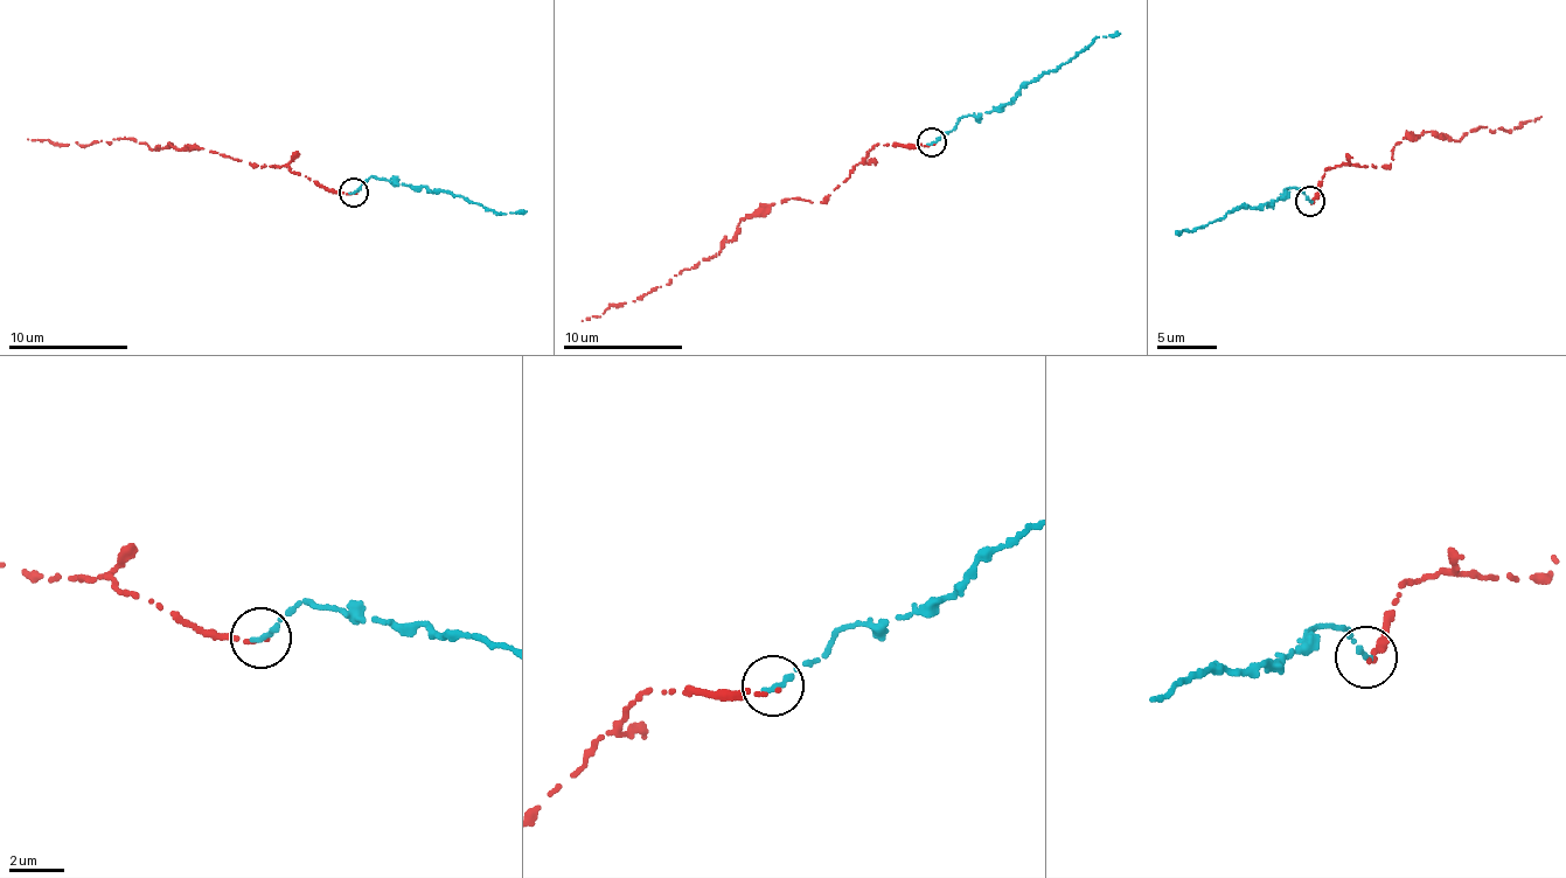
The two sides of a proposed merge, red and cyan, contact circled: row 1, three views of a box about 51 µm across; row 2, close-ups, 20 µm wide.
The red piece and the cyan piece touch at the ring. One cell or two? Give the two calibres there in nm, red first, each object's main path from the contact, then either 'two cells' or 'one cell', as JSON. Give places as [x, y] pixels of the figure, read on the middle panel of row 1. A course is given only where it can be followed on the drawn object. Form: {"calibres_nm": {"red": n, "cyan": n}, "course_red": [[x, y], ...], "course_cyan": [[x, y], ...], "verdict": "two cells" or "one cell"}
{"calibres_nm": {"red": 150, "cyan": 240}, "course_red": [[932, 143], [877, 145], [820, 202], [788, 199], [761, 204], [718, 252], [639, 297], [583, 321]], "course_cyan": [[932, 143], [961, 117], [1003, 107], [1030, 82], [1094, 41], [1119, 34]], "verdict": "one cell"}

